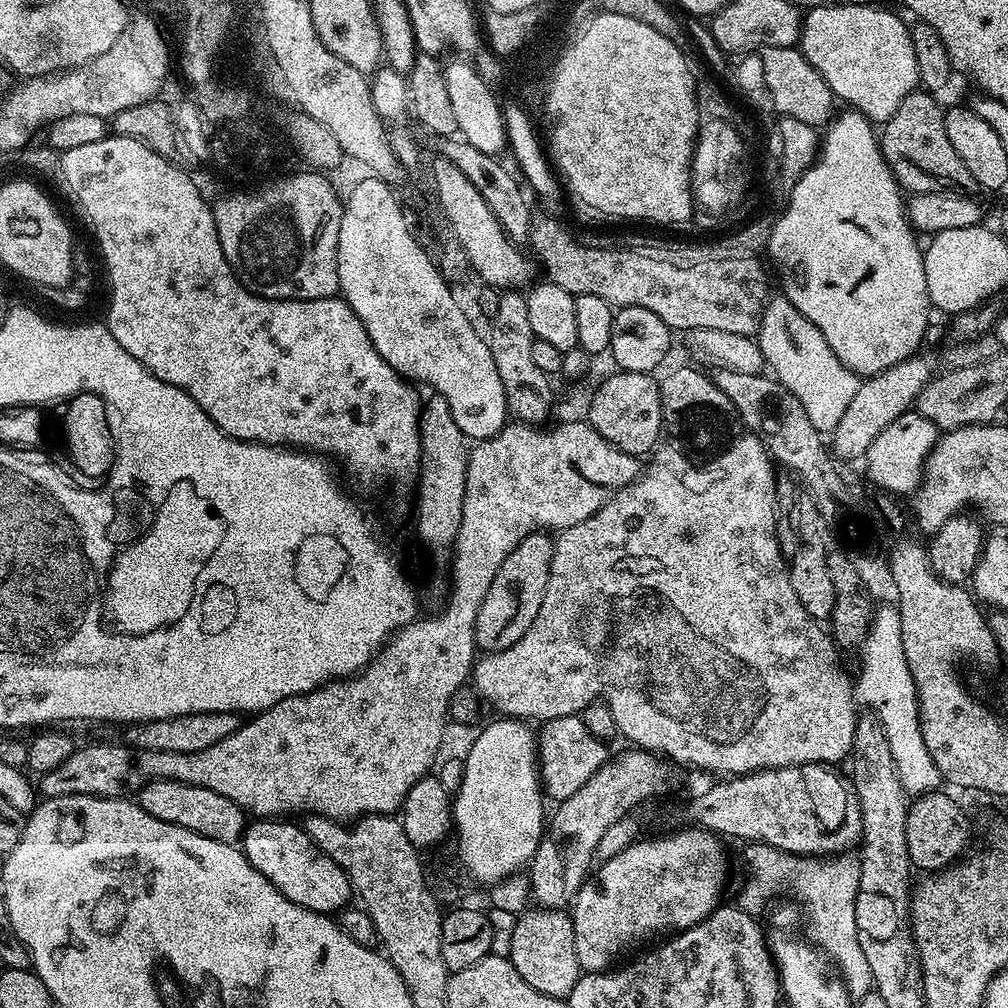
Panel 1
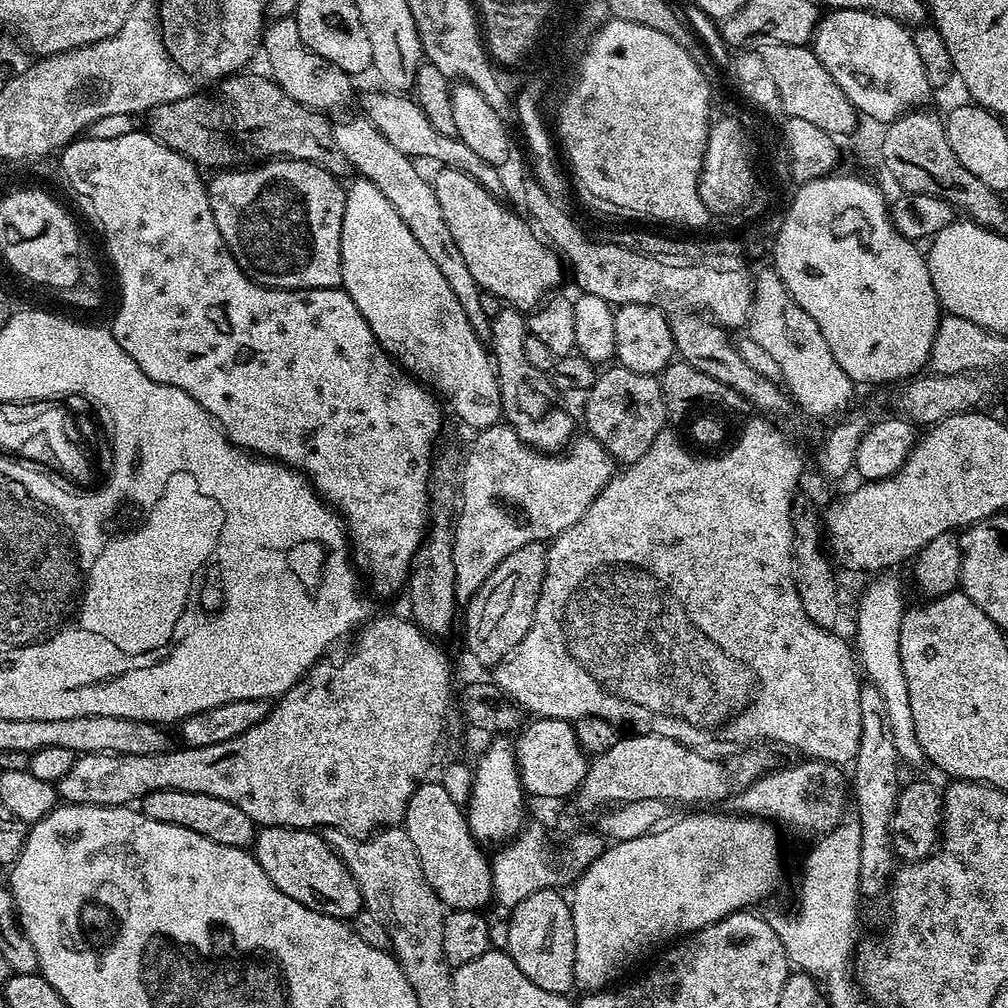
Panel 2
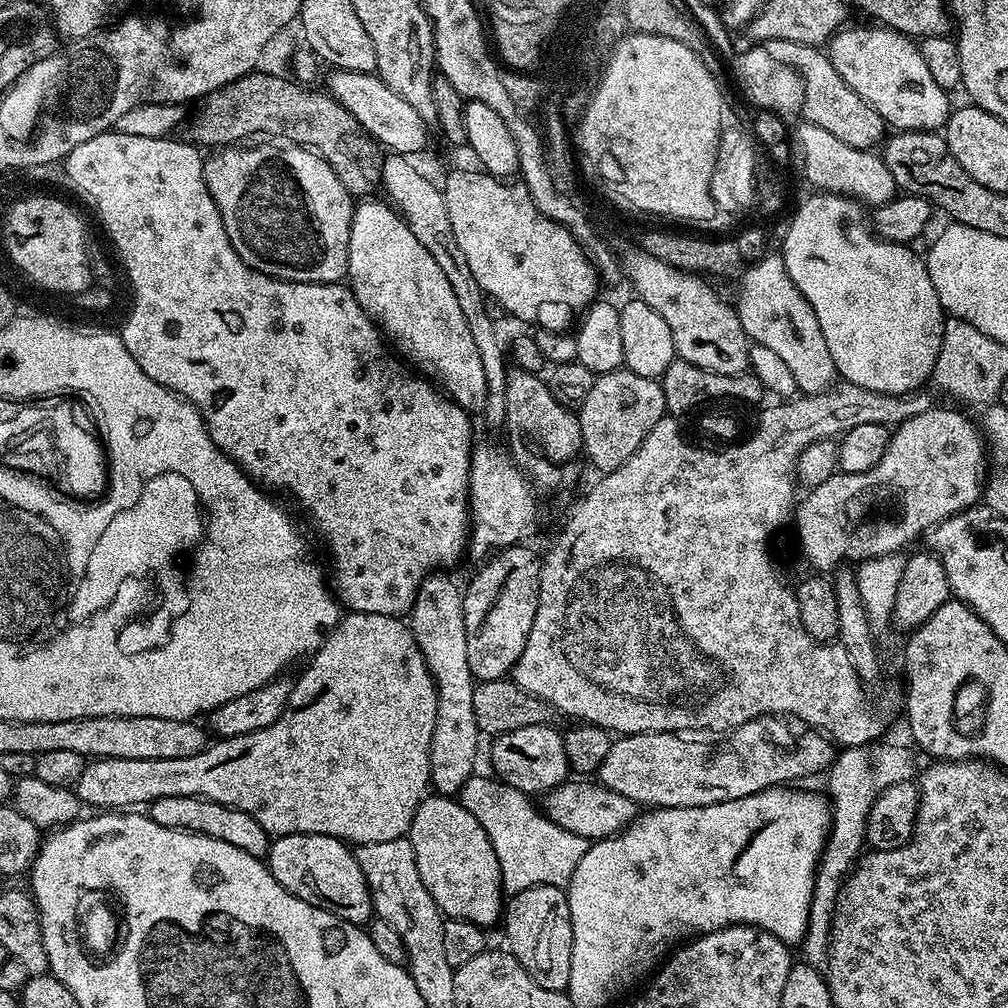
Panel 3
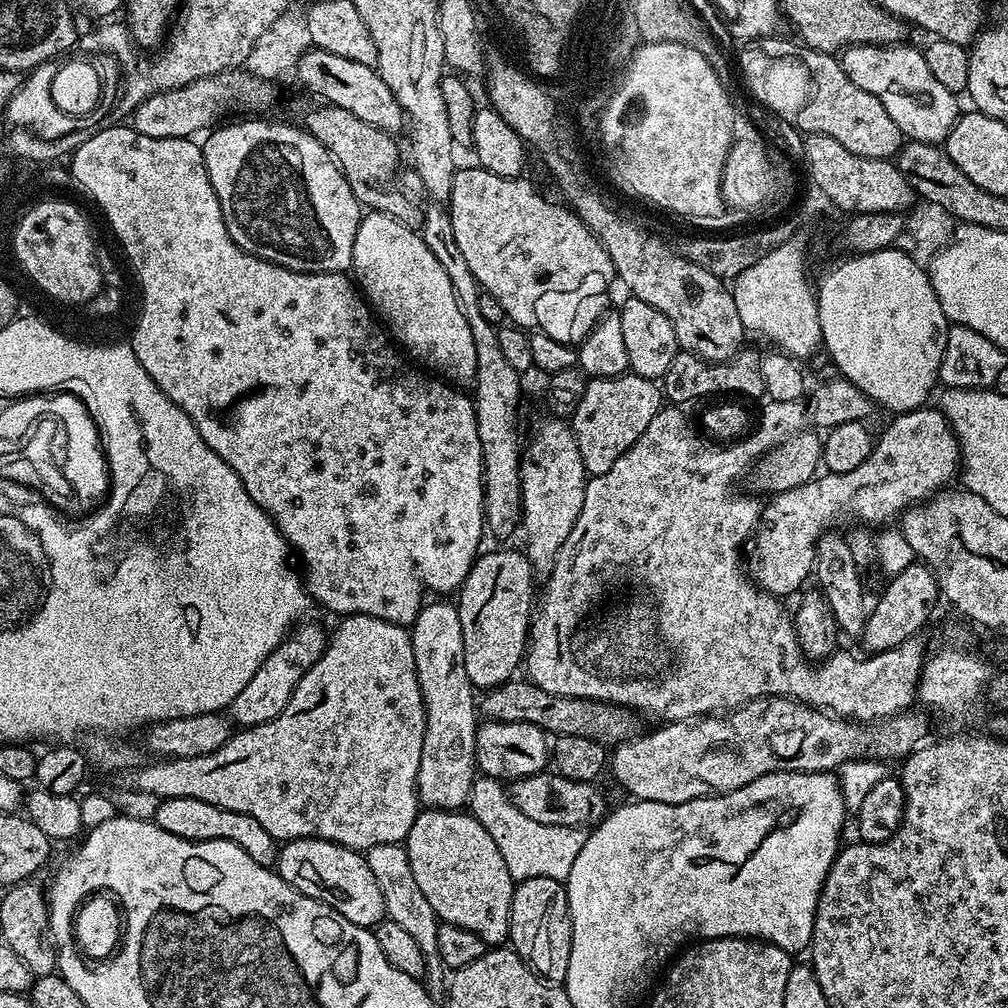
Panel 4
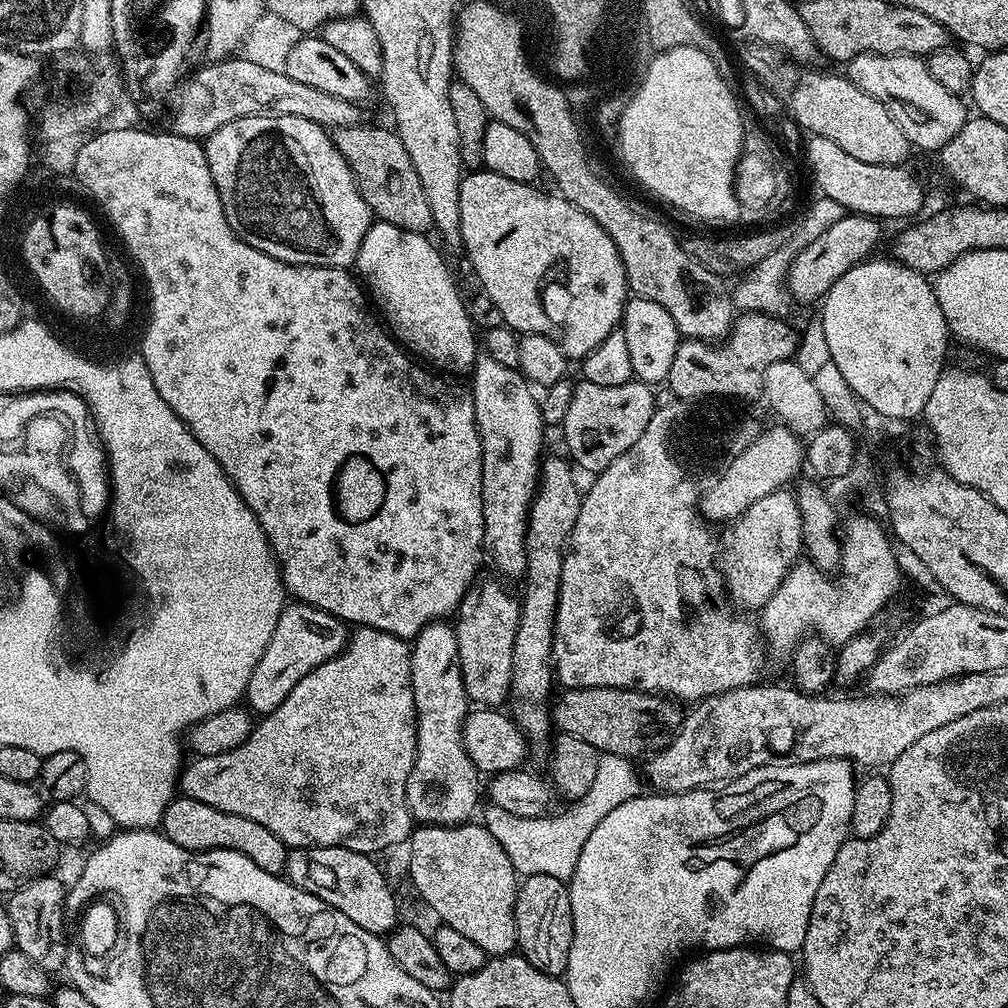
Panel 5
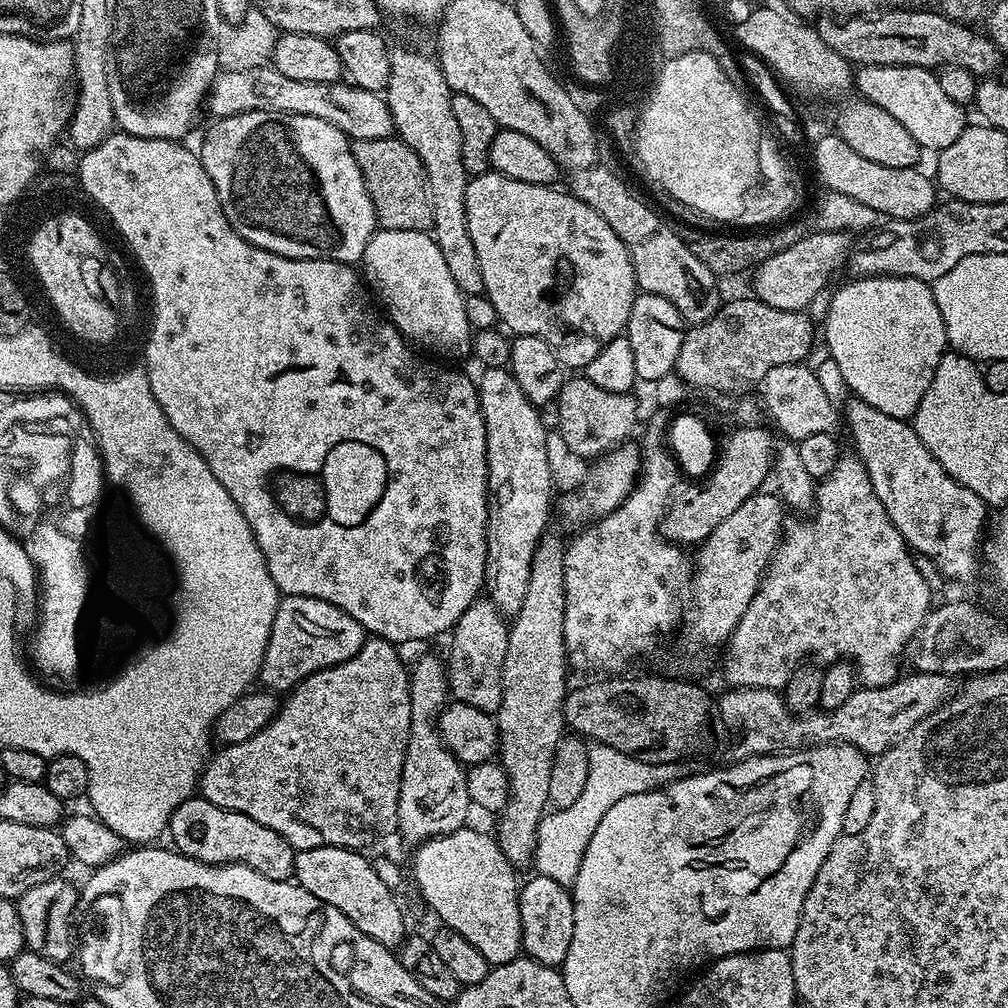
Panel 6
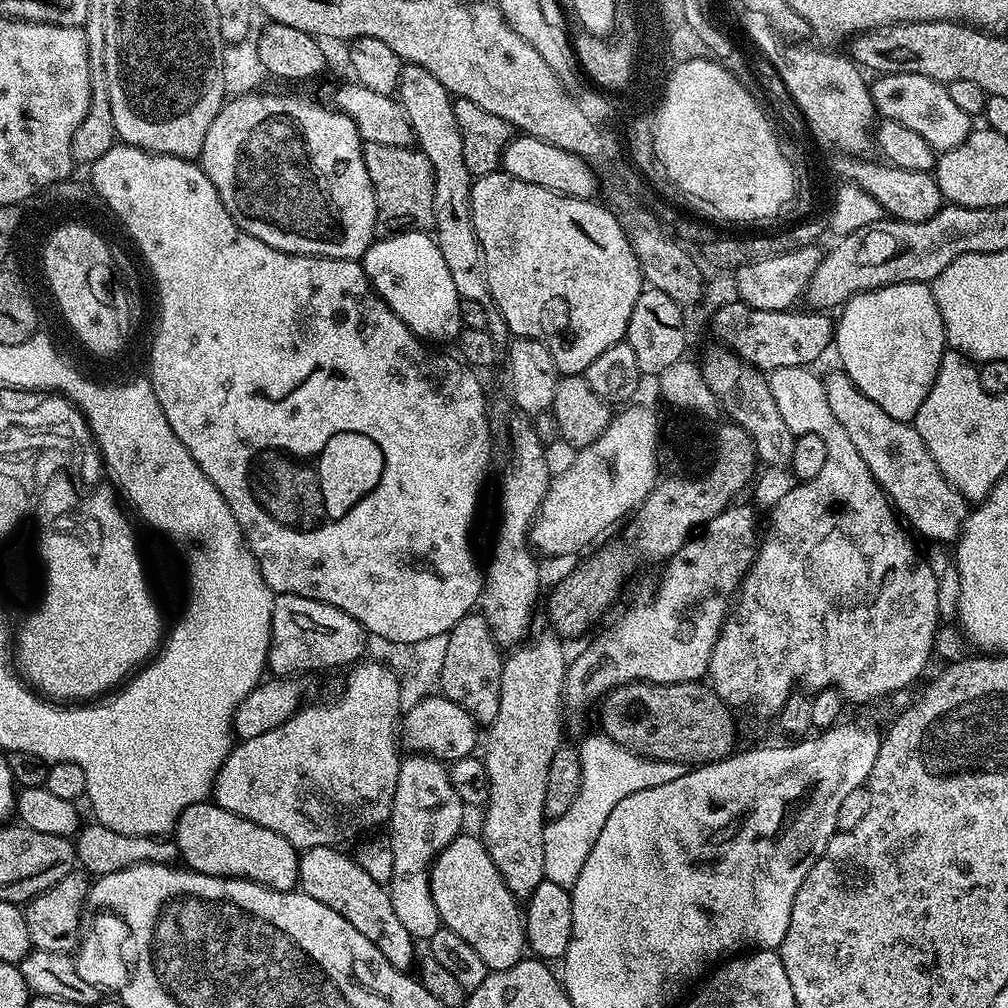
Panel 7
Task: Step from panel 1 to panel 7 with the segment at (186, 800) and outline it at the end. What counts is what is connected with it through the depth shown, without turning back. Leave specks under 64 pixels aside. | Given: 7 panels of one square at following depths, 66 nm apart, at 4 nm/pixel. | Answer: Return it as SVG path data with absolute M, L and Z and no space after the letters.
M215 802L195 804L182 810L176 819L174 839L179 859L191 871L207 876L234 876L237 880L249 880L275 892L291 892L299 885L300 852L293 844L286 842L282 834L274 834L274 830L266 830L266 826L258 826L258 822L250 822L230 810L219 808Z

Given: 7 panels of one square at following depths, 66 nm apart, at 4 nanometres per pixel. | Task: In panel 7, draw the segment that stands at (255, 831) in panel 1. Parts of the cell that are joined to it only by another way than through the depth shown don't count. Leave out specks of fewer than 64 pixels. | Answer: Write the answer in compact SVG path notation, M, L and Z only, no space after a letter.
M336 846L309 848L301 851L299 891L310 894L310 898L318 898L318 902L330 906L330 910L342 914L342 918L346 918L346 922L350 922L350 926L354 926L358 934L366 934L366 938L370 938L370 942L374 942L374 946L378 946L378 950L386 954L386 962L390 962L390 966L394 966L400 972L408 972L411 964L413 963L413 967L418 960L416 948L412 945L413 933L408 932L406 926L398 919L398 914L394 910L394 902L390 902L387 887L379 884L374 878L370 878L370 874L366 874L366 870L362 870L362 866L349 853L347 856L346 853L340 851L344 850Z

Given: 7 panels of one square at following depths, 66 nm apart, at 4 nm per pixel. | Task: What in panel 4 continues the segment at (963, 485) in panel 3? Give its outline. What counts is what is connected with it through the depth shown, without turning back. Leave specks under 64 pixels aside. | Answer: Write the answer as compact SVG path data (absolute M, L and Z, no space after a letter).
M939 407L915 408L909 412L893 415L891 419L892 421L885 426L884 433L875 437L871 454L866 458L866 462L862 462L862 466L858 466L858 470L850 470L846 474L828 472L817 475L802 486L775 493L769 499L772 501L763 505L763 524L757 527L751 537L750 551L746 556L747 571L760 591L769 592L777 598L785 598L784 596L790 595L791 592L799 593L805 587L804 579L813 575L816 545L820 537L825 535L826 530L835 529L832 528L835 524L848 519L857 520L860 524L891 525L909 508L935 496L945 486L951 485L948 483L955 476L957 479L960 443L956 441L956 435L952 433L952 427L948 425L948 419L944 417Z

